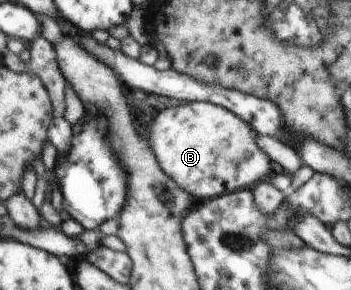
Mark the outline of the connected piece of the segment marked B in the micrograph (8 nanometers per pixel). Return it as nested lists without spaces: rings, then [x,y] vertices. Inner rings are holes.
[[[195,101],[157,112],[147,128],[146,142],[149,142],[161,170],[198,203],[207,198],[235,192],[237,188],[247,188],[253,182],[263,180],[263,176],[269,170],[269,158],[259,146],[255,148],[255,138],[257,132],[253,130],[253,126],[237,118],[233,112],[213,103]]]

